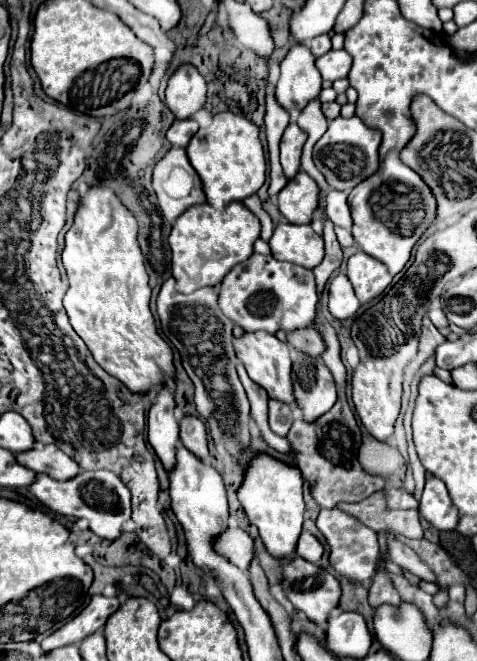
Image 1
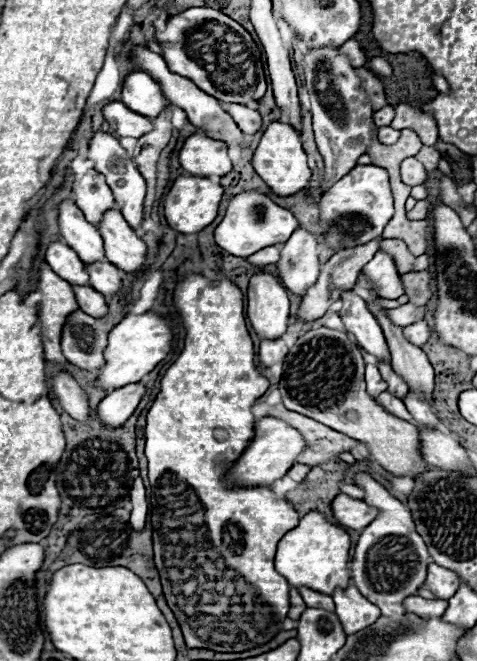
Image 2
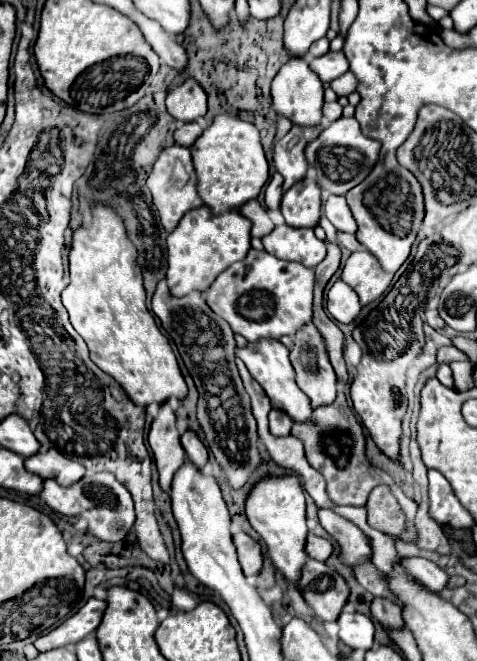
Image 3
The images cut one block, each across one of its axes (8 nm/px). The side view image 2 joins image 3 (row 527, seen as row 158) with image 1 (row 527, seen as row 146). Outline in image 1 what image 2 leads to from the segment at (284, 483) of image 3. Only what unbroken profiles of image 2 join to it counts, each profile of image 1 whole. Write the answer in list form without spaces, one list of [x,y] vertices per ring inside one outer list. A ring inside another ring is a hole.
[[[268,454],[256,456],[246,472],[246,478],[238,490],[238,500],[244,506],[248,520],[258,528],[258,534],[266,550],[278,560],[290,560],[296,554],[296,542],[304,522],[304,498],[302,498],[302,474],[296,466],[288,466]]]

